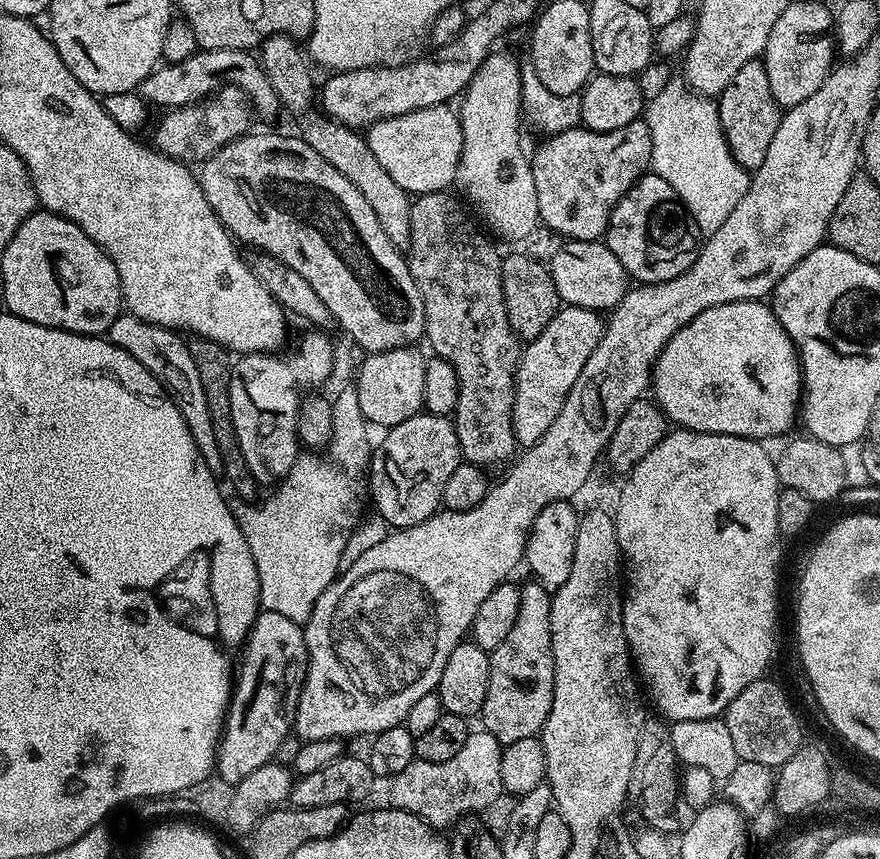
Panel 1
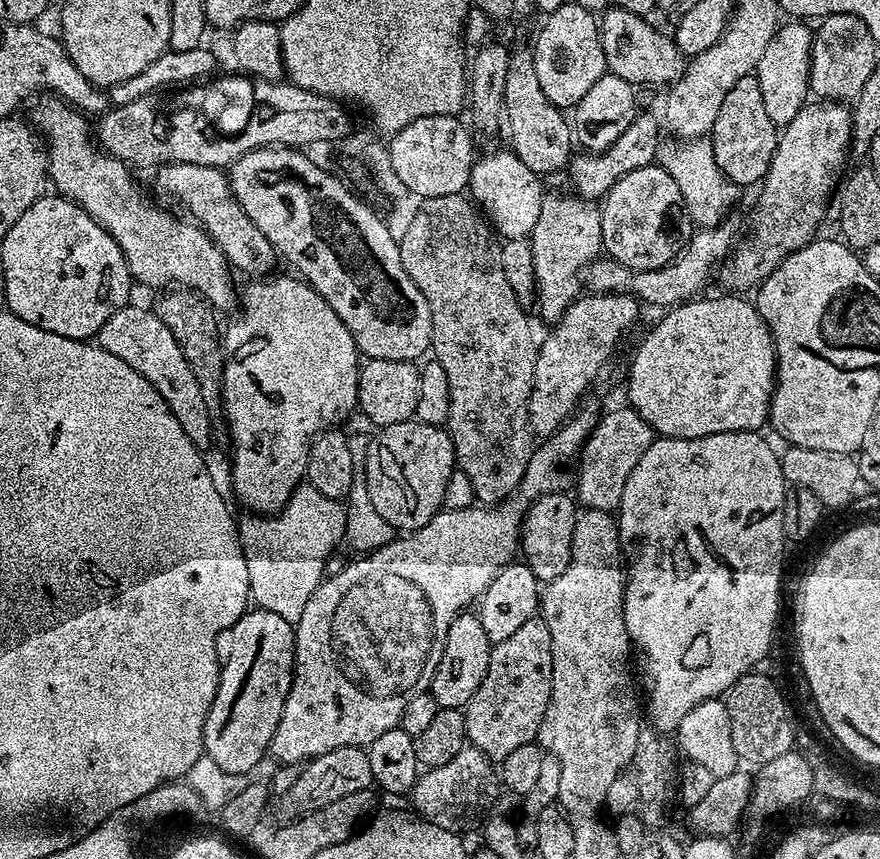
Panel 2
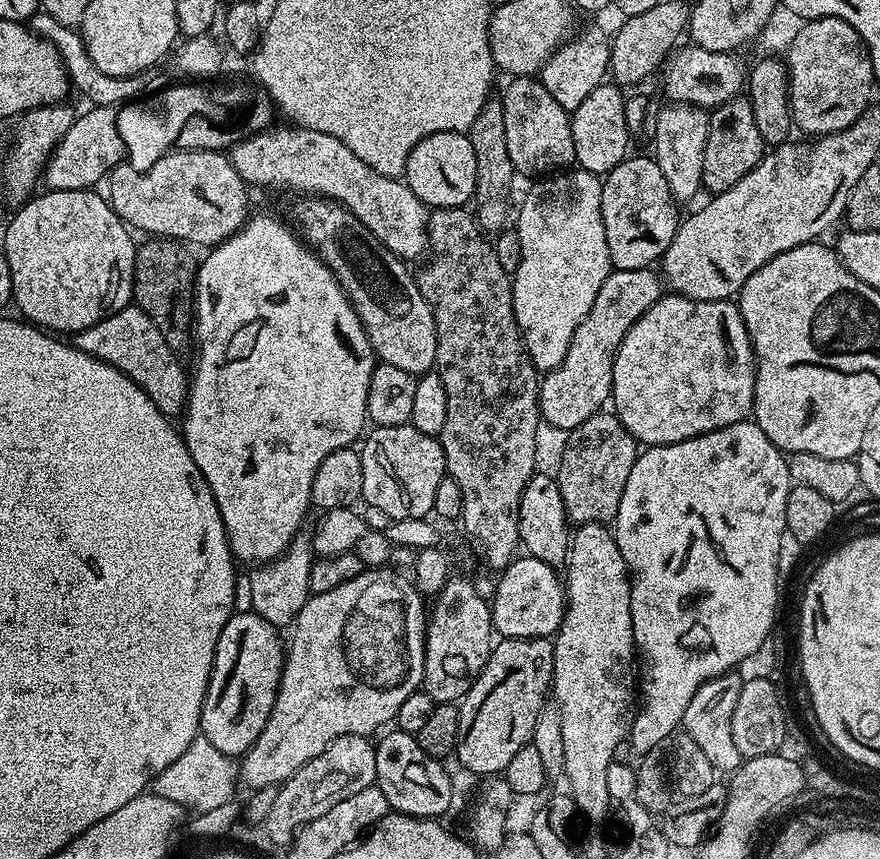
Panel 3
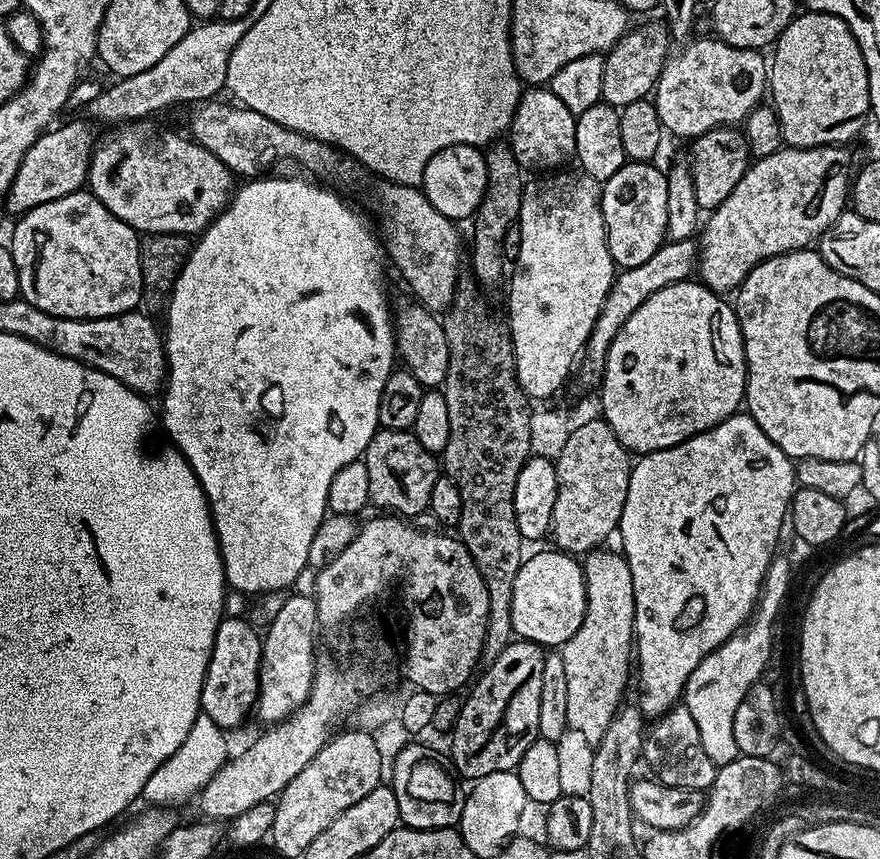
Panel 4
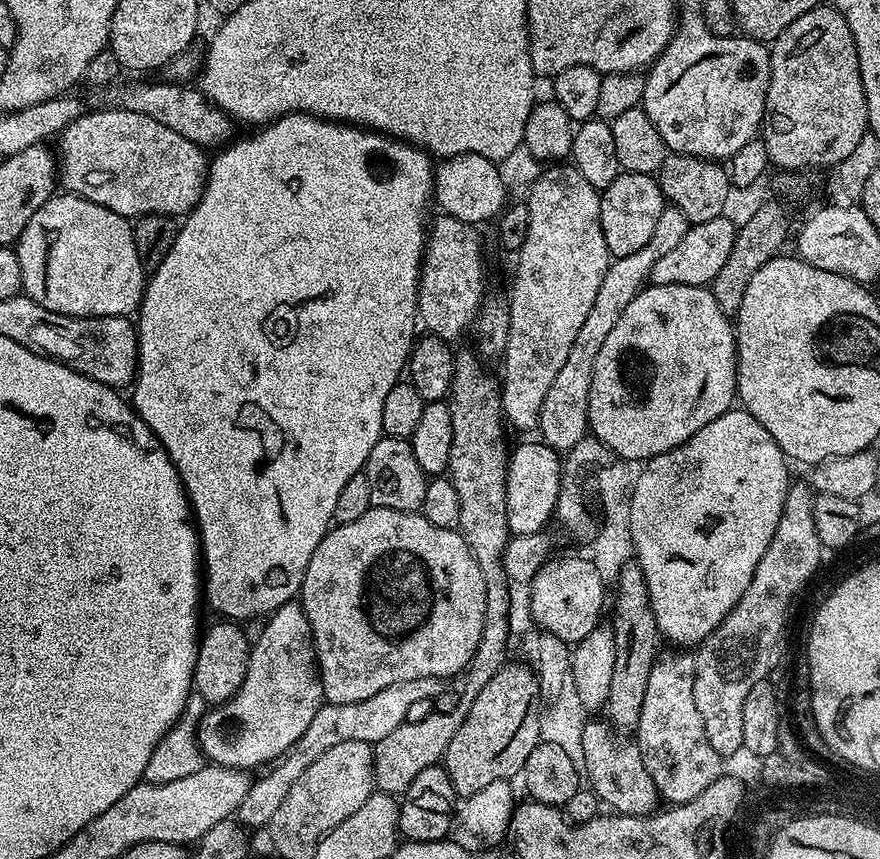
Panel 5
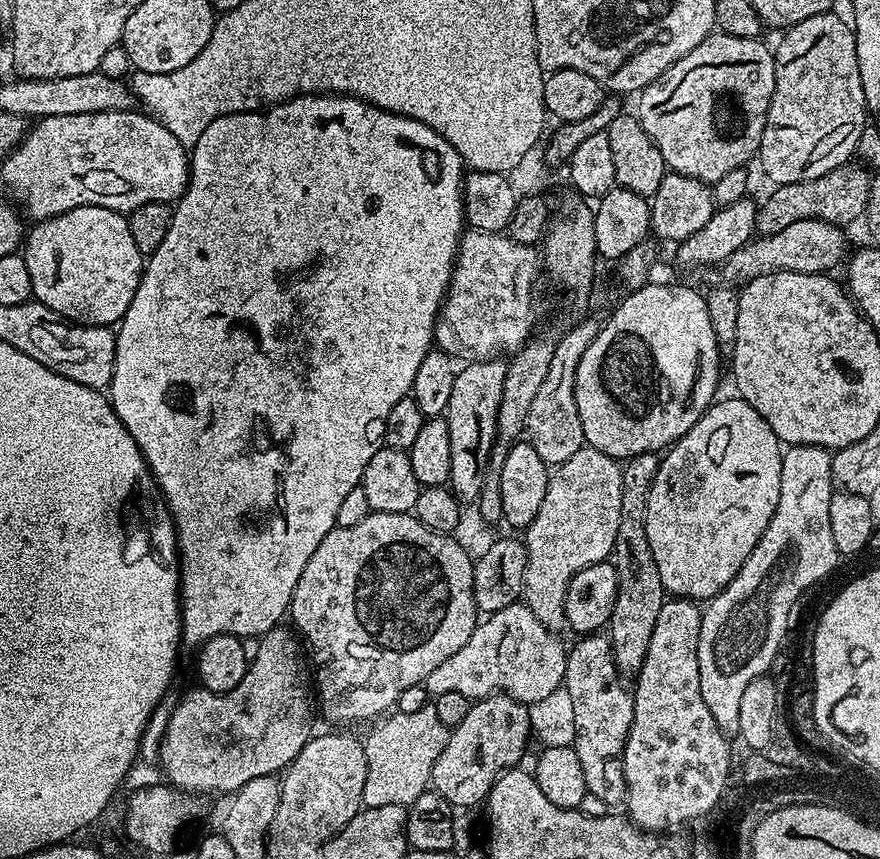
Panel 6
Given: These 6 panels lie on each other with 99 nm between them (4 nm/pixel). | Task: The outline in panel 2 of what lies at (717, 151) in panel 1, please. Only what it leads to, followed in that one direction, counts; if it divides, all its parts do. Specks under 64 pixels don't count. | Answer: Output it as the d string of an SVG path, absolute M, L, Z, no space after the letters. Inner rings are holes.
M697 138L680 147L684 148L666 149L665 147L659 153L659 163L668 171L670 178L678 182L678 190L682 190L684 206L688 210L688 217L691 218L693 225L700 228L715 228L727 217L724 215L731 210L732 203L736 200L738 186L730 182L730 178L726 178L718 162L714 162L711 139Z

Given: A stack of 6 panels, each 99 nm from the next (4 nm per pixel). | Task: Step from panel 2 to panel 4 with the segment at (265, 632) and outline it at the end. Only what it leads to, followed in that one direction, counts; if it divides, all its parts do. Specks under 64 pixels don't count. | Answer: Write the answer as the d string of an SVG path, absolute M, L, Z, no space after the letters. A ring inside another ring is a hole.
M225 618L220 621L200 695L202 712L209 715L223 730L236 728L247 716L253 715L256 696L260 692L262 636L259 631L255 632L257 629L247 619L245 620Z

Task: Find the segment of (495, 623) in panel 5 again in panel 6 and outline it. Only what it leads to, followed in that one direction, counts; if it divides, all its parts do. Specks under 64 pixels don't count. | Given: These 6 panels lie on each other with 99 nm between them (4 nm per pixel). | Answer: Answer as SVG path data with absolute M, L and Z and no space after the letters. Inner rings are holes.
M428 703L417 713L402 714L395 711L380 723L374 726L377 727L363 743L367 760L363 805L368 808L388 805L410 806L427 791L434 762L445 749L450 730L437 719L433 703Z

